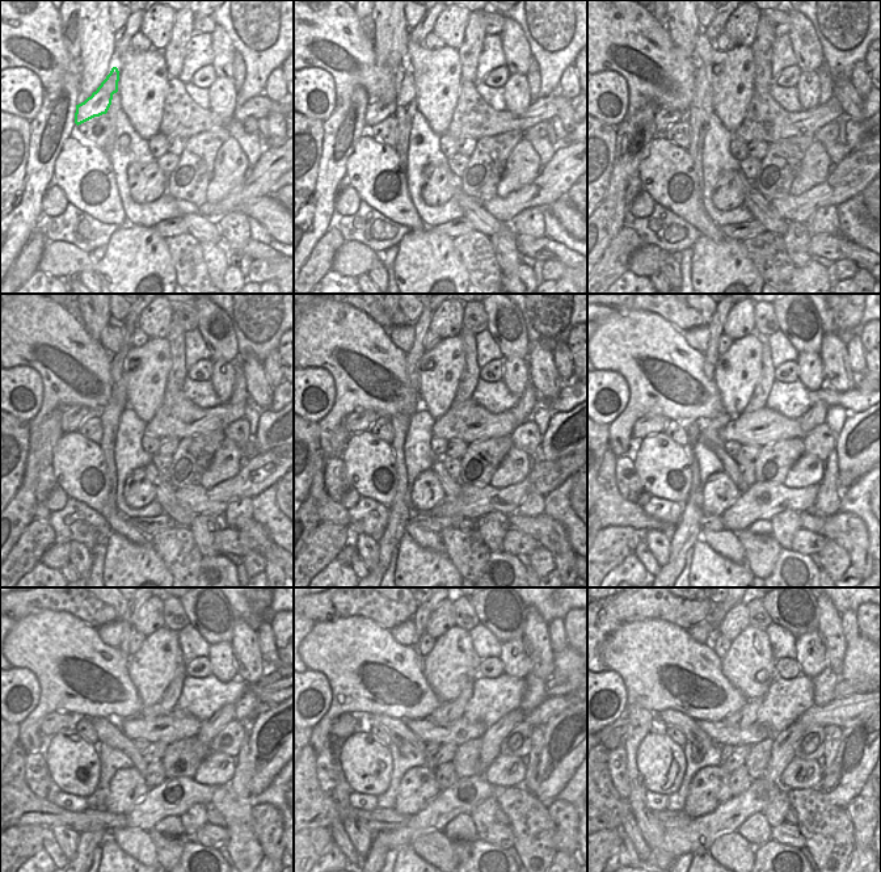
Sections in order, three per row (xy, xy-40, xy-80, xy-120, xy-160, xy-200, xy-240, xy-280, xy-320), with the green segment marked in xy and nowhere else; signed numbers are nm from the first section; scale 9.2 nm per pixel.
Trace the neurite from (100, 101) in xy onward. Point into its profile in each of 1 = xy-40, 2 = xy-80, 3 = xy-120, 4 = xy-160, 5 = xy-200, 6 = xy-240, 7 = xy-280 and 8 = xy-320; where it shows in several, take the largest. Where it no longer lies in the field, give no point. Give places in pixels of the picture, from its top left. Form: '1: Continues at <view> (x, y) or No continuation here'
1: Continues at xy-40 (375, 113)
2: Continues at xy-80 (665, 117)
3: Continues at xy-120 (72, 416)
4: Continues at xy-160 (361, 421)
5: Continues at xy-200 (649, 425)
6: Continues at xy-240 (54, 723)
7: Continues at xy-280 (345, 725)
8: Continues at xy-320 (619, 728)

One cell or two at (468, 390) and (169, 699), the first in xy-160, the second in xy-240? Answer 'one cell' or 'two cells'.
one cell

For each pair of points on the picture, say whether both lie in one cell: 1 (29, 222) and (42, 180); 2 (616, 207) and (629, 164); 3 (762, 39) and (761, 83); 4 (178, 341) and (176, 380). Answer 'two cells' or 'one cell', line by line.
1: one cell
2: one cell
3: one cell
4: one cell

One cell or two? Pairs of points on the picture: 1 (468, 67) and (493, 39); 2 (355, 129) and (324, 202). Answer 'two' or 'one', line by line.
1: two
2: one

